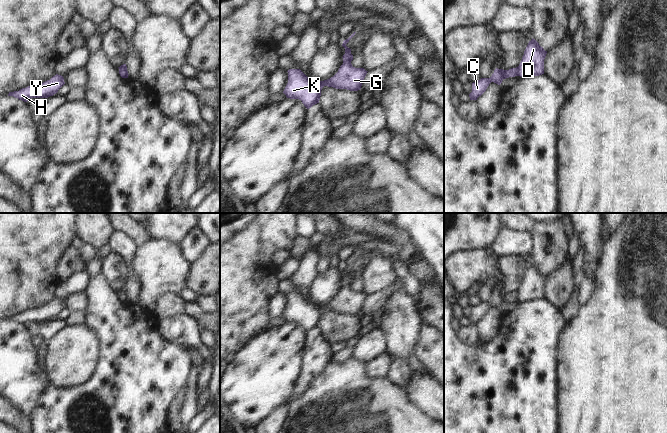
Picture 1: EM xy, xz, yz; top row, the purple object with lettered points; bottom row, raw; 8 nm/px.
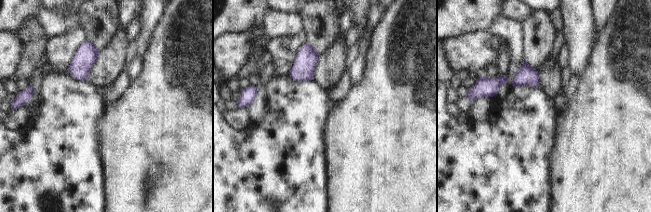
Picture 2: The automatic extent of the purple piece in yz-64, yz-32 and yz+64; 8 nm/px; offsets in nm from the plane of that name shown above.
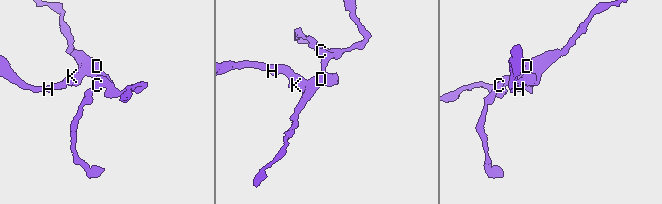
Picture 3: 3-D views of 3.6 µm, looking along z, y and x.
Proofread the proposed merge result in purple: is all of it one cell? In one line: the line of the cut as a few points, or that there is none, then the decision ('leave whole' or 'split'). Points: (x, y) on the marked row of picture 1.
no cut | leave whole

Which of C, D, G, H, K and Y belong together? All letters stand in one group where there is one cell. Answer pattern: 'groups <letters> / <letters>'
groups C D G H K Y

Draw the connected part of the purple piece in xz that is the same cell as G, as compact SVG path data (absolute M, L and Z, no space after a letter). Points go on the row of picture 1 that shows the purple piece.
M355 33L343 41L342 46L345 48L345 54L342 57L343 64L333 77L324 81L316 81L307 77L300 69L289 69L287 71L288 83L283 91L286 97L301 100L304 106L309 109L319 103L321 90L324 86L350 91L360 90L368 71L352 66L353 55L351 49L346 46Z

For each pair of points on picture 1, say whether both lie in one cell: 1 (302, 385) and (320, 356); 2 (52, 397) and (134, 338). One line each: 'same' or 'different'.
1: same
2: same

